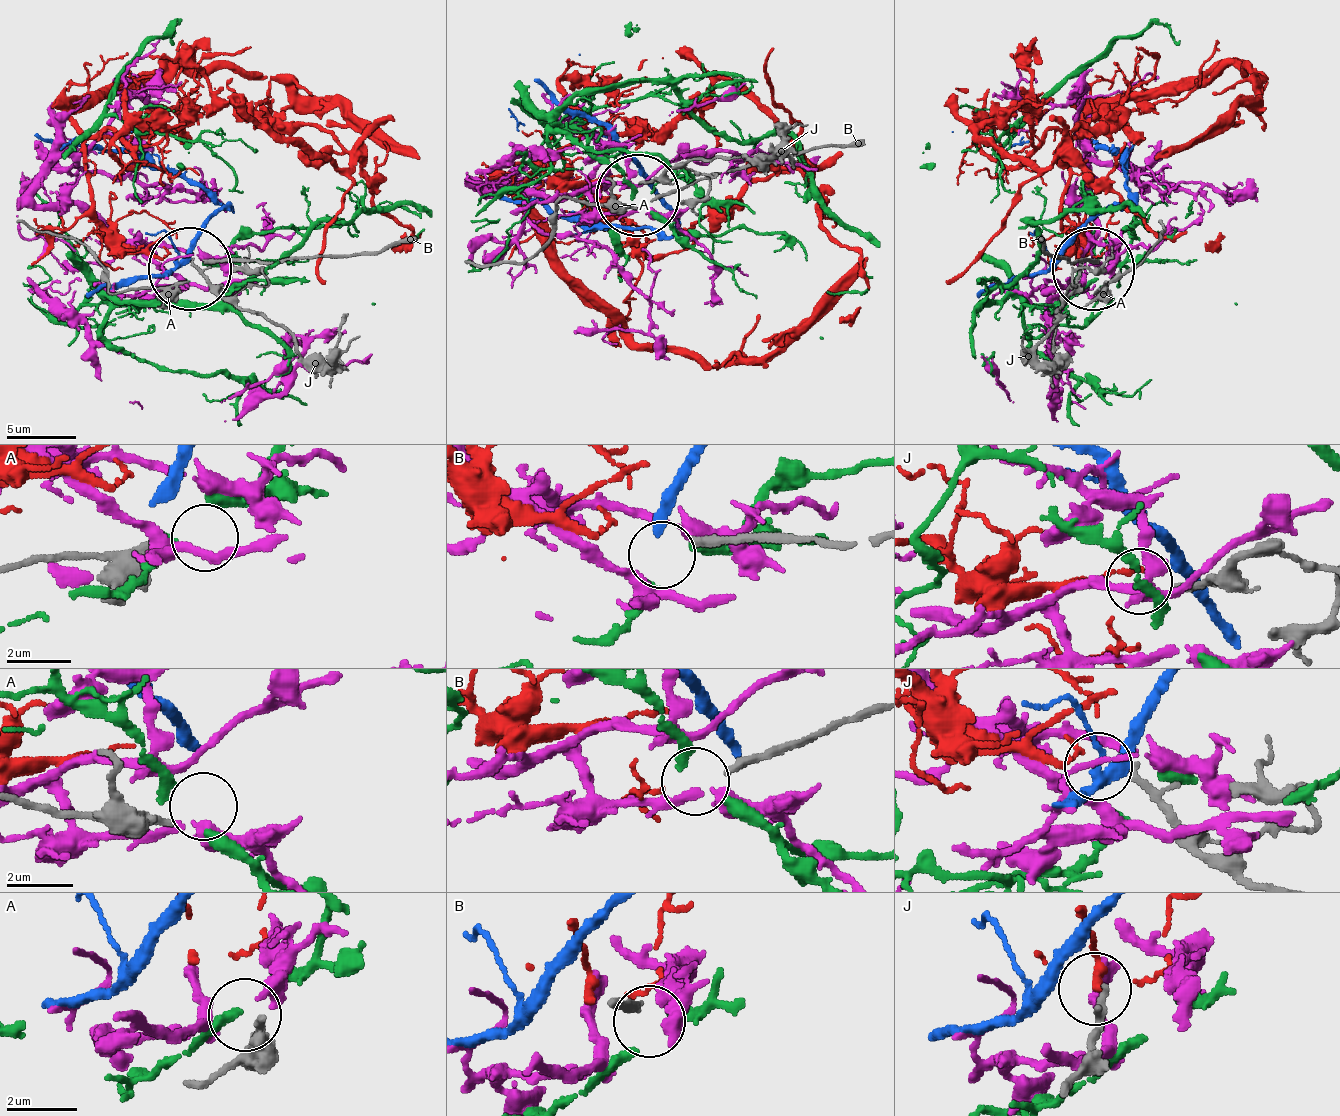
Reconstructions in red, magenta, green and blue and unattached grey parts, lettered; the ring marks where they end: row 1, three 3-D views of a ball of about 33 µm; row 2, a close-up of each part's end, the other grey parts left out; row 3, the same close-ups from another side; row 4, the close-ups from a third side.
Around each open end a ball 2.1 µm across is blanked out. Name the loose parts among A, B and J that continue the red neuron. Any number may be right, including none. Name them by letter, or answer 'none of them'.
J

